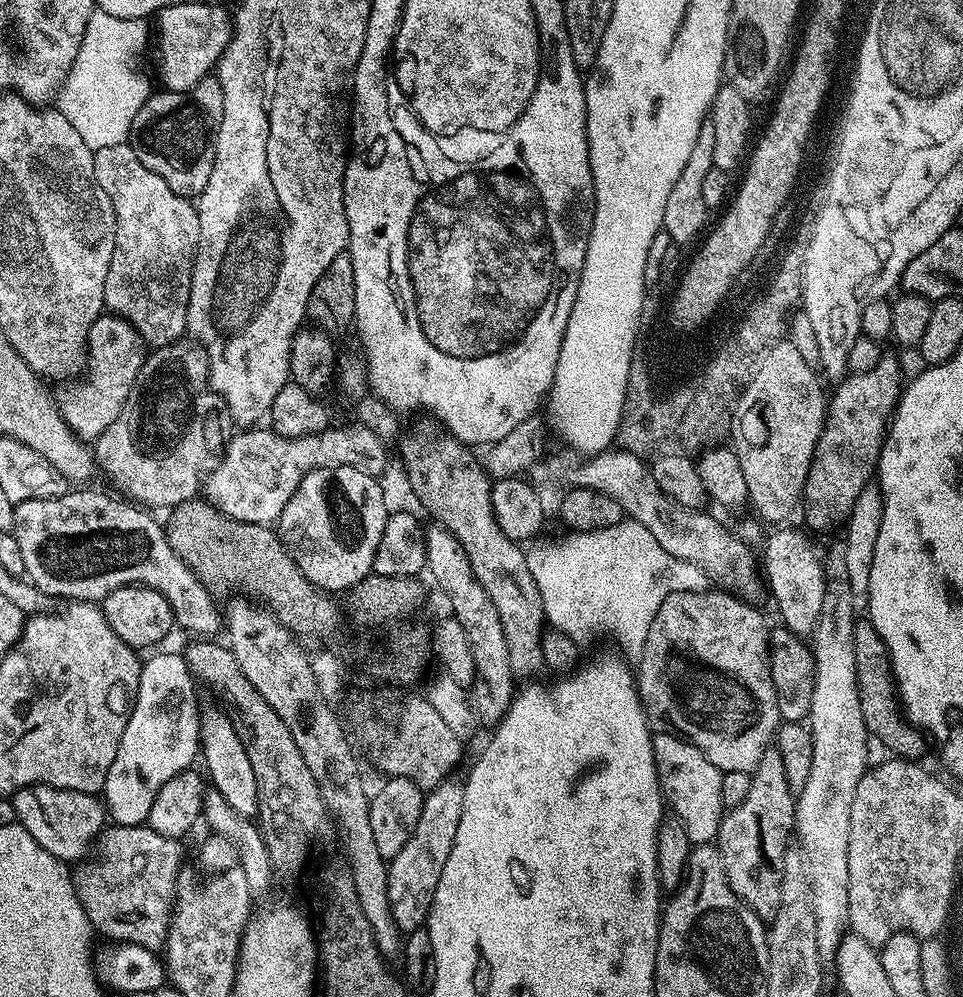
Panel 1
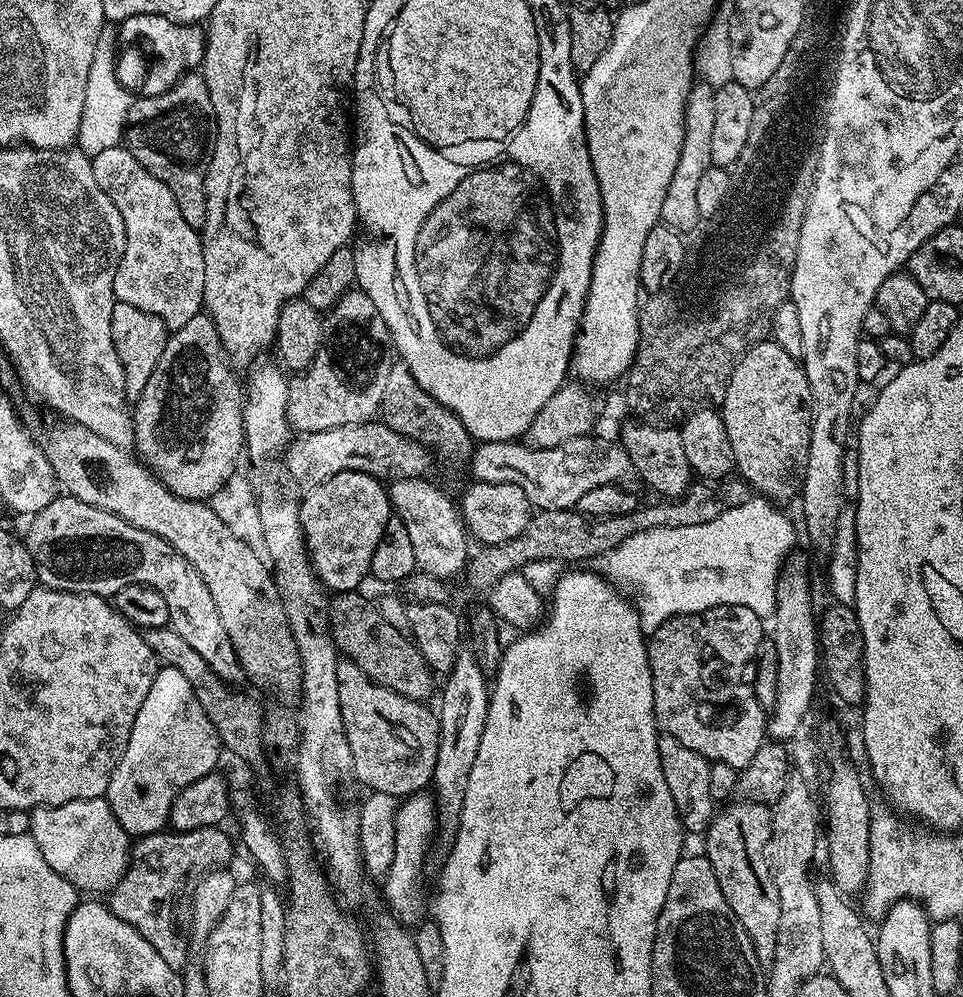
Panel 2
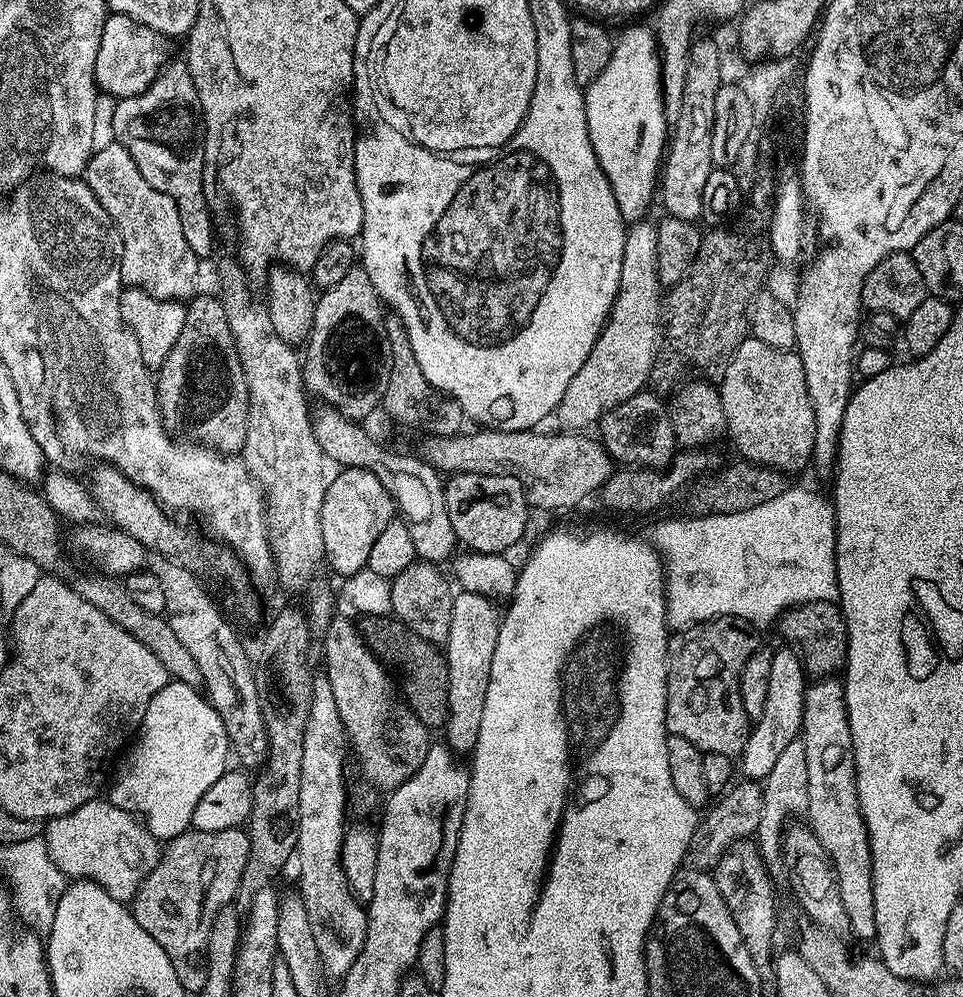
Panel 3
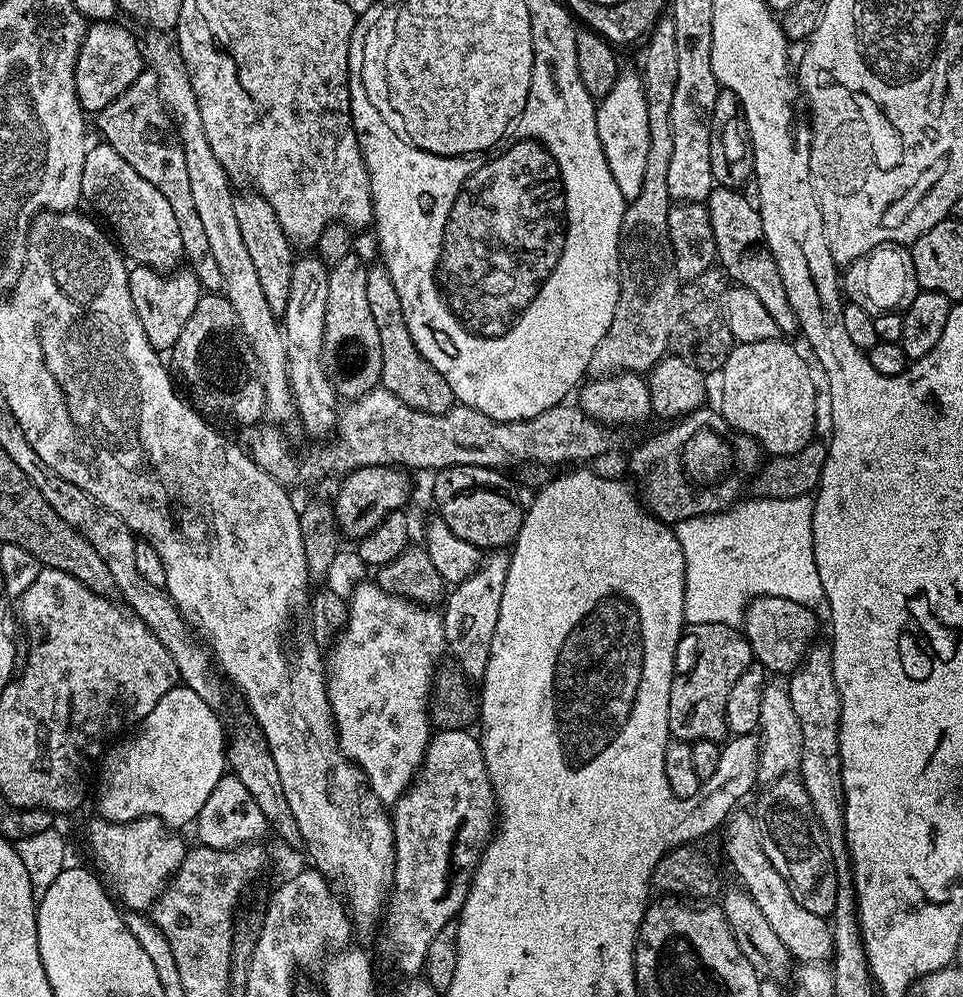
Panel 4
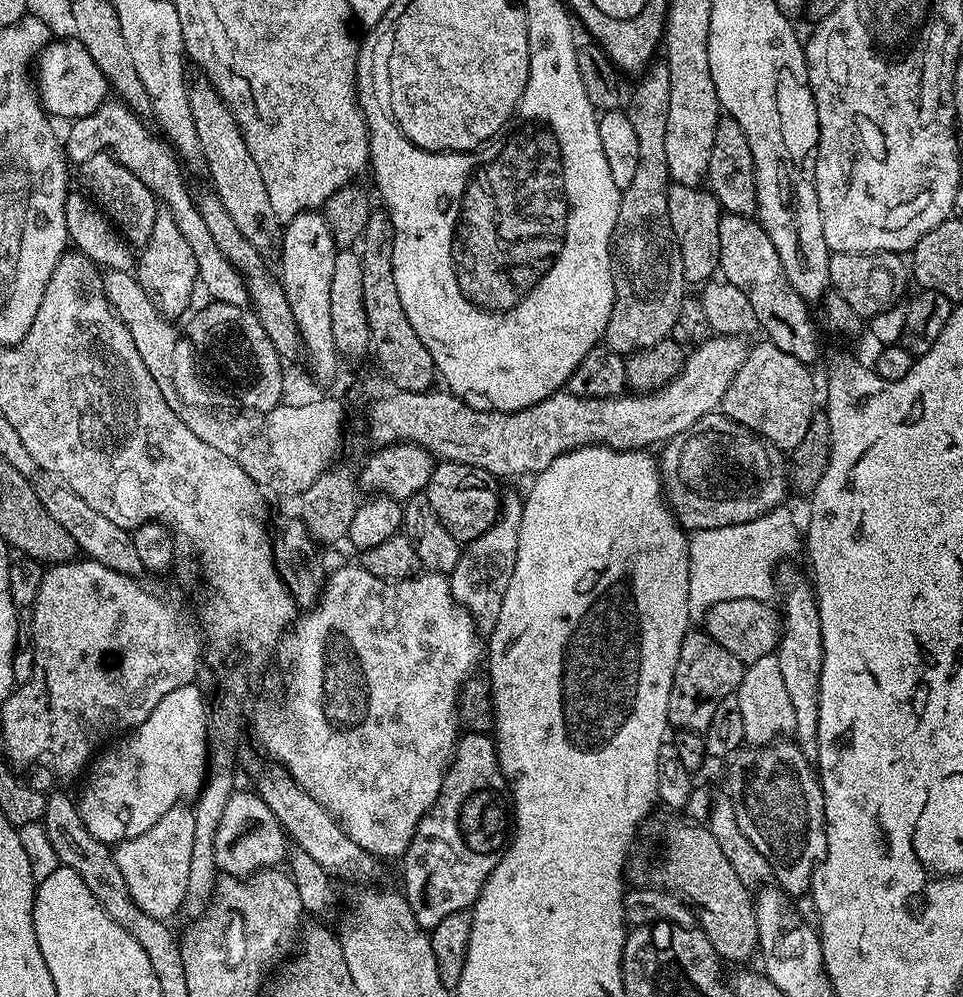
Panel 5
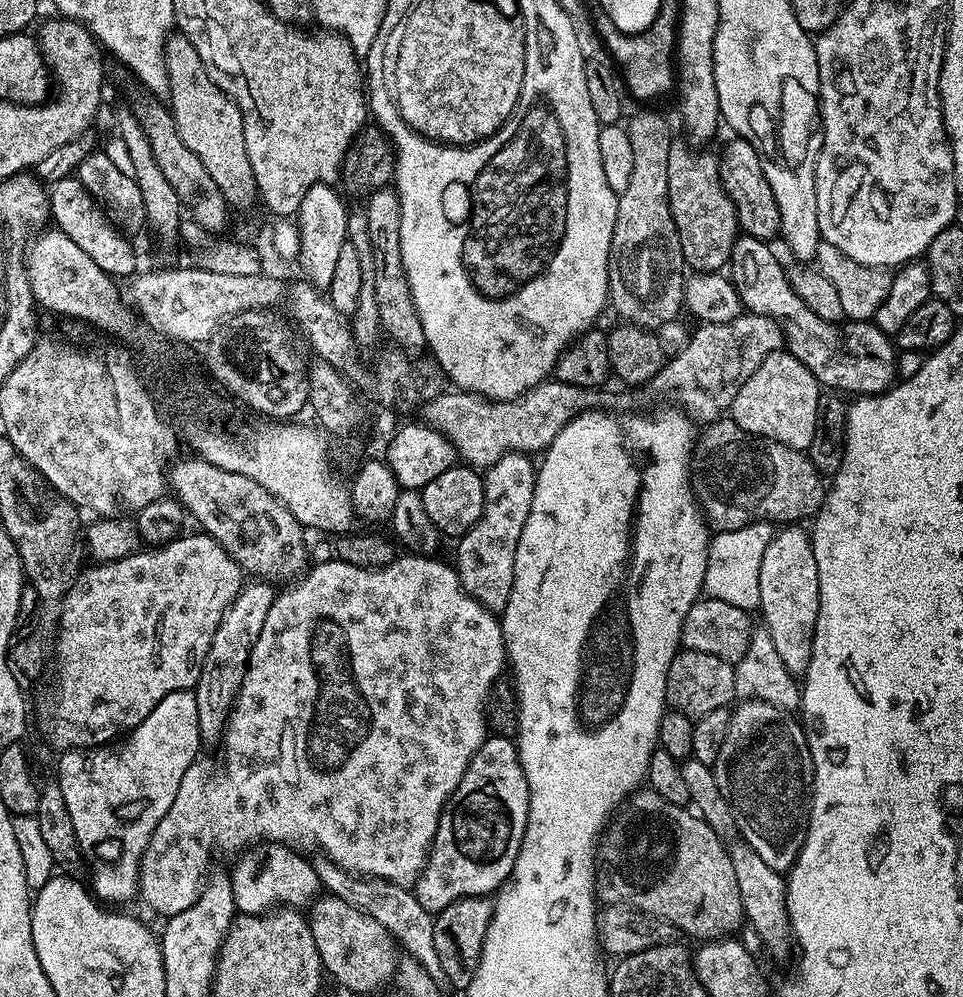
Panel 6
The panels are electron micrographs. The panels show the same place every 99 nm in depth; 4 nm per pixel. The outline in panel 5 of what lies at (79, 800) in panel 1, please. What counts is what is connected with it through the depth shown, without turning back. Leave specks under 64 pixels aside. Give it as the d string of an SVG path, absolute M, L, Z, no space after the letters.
M183 803L175 804L150 830L115 845L114 855L118 870L130 889L130 898L138 902L150 918L171 921L172 915L183 909L184 899L190 882L190 853L194 850L194 811L184 808Z

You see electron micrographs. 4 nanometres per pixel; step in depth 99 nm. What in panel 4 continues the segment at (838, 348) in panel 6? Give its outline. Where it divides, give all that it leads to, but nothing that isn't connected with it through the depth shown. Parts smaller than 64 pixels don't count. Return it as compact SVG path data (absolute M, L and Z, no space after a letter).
M713 187L706 201L708 213L710 214L710 226L714 229L714 242L716 243L716 258L719 267L722 269L725 277L733 285L750 290L758 294L762 306L770 313L770 318L774 318L777 329L781 333L797 331L796 315L790 306L790 298L786 298L786 286L782 286L782 278L778 274L778 266L774 262L772 252L764 242L764 231L762 230L762 218L760 209L751 199L744 197L745 193L738 188Z

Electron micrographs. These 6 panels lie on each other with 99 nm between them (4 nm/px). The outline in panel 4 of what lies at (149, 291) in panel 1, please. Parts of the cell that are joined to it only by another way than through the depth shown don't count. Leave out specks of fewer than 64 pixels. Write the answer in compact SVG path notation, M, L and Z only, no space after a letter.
M106 142L99 143L89 147L82 166L81 197L89 200L108 219L107 227L114 233L115 243L133 265L157 270L175 269L179 265L176 263L181 263L184 251L170 202L166 202L162 190L150 186L150 182L146 182L146 178L122 158L122 154L115 152Z

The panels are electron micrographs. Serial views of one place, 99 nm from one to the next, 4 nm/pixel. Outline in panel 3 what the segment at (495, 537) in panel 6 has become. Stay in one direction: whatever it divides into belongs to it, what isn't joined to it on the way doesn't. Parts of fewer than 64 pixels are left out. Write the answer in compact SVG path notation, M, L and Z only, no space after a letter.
M463 590L457 591L452 598L450 610L450 638L443 649L444 659L448 662L448 721L442 735L449 748L457 754L471 753L478 742L478 730L482 727L482 710L486 706L486 686L490 686L490 662L494 662L494 646L498 646L498 630L502 612L493 601L482 594Z

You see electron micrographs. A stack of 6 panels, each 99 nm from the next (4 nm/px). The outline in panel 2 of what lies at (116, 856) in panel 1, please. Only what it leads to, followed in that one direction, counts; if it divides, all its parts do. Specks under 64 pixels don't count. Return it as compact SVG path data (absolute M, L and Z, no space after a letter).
M223 827L199 828L189 832L165 830L141 836L131 845L130 863L124 877L107 893L112 913L126 922L166 958L172 968L189 967L188 928L192 910L192 890L198 873L227 865L232 856L232 840Z

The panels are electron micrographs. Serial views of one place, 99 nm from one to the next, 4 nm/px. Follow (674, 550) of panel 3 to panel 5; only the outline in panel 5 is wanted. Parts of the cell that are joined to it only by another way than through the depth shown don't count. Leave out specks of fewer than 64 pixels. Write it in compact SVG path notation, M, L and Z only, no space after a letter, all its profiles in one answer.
M781 506L773 508L771 512L763 512L760 516L755 516L750 522L742 522L738 526L722 526L718 530L698 530L688 536L688 557L690 558L690 590L688 591L688 614L692 618L703 618L710 609L718 602L730 602L734 598L754 598L765 602L771 601L772 595L776 592L776 580L772 575L776 572L780 560L784 560L787 556L792 556L796 551L802 548L802 532L796 529L796 520L787 512L787 507Z

